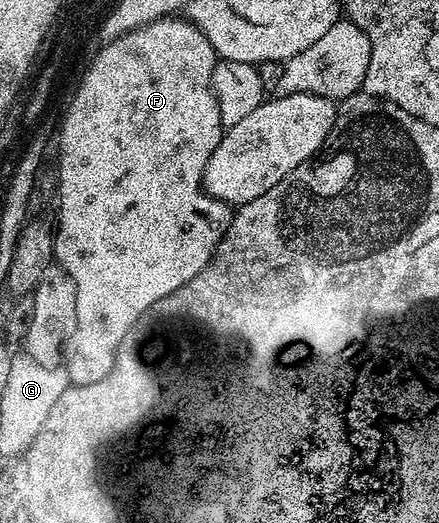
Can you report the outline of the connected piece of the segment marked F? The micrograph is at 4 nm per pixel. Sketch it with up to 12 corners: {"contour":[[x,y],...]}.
{"contour":[[104,43],[59,128],[72,385],[201,274],[232,209],[215,47]]}

